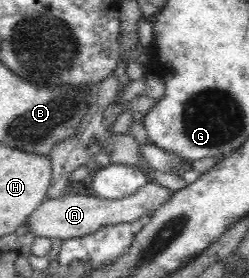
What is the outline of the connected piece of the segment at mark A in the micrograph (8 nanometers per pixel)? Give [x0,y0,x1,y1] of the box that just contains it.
[24,182,173,241]

